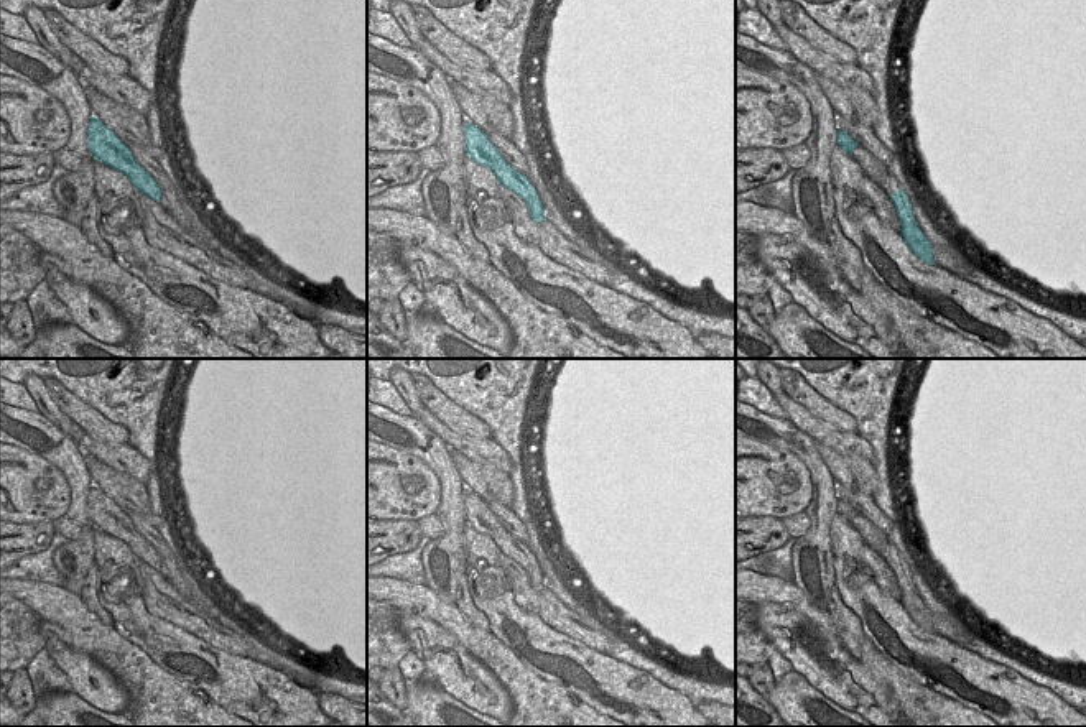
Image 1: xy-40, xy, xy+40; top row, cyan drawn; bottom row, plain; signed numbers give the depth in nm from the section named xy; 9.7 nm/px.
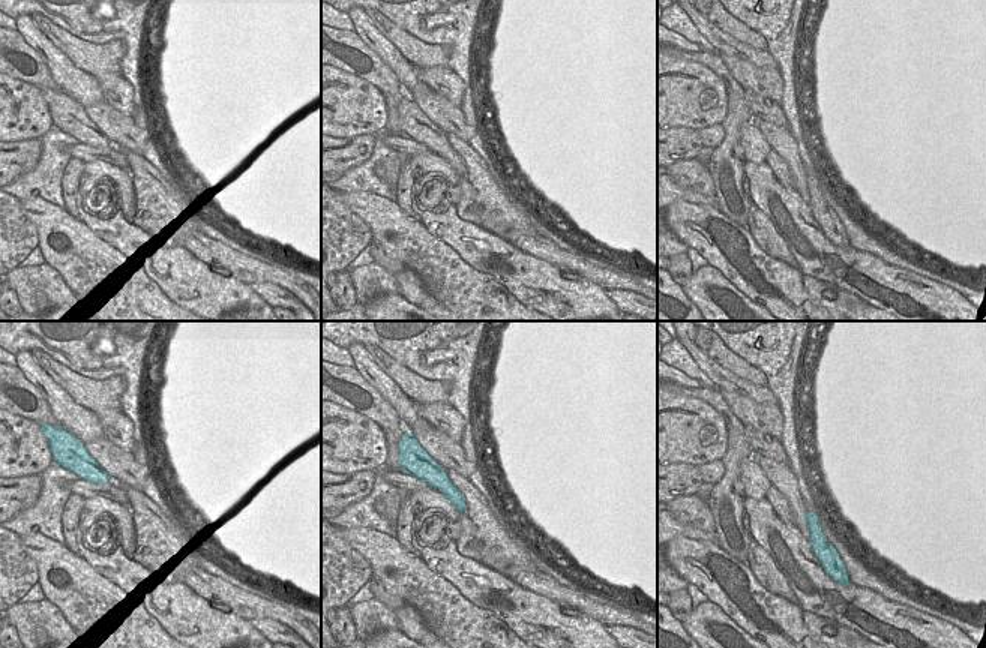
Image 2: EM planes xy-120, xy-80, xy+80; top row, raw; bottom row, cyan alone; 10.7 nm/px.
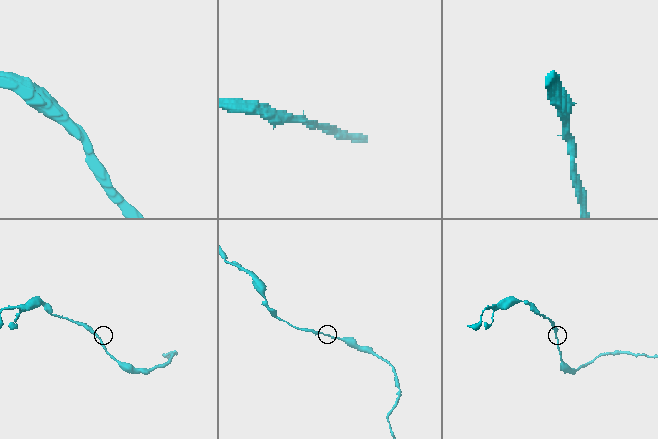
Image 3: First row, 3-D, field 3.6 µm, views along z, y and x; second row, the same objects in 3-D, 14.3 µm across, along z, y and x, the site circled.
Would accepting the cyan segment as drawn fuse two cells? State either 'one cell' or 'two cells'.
one cell

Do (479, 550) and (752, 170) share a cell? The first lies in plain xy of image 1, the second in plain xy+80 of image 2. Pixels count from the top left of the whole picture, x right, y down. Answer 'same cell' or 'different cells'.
different cells

